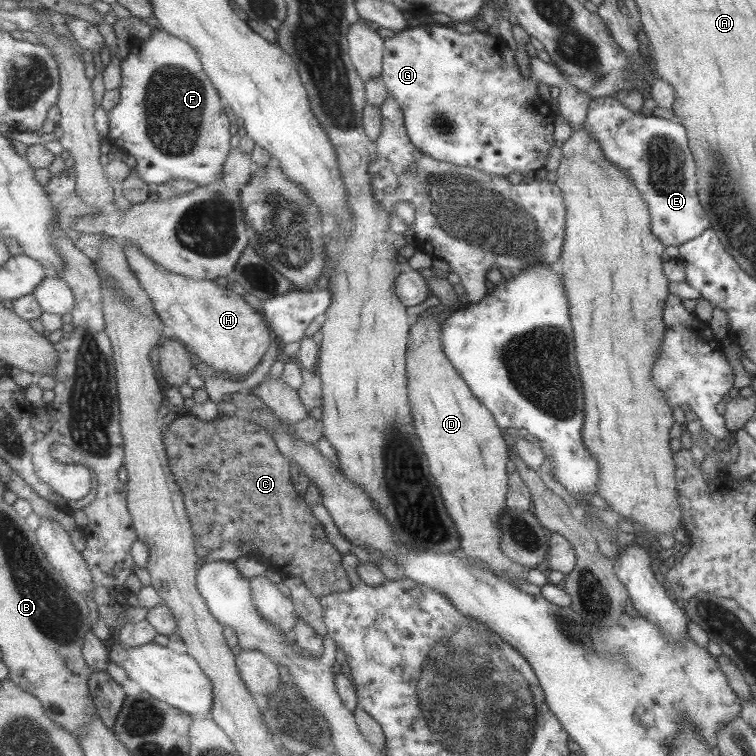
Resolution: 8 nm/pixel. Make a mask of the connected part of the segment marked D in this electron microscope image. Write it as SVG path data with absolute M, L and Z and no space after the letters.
M435 313L415 319L410 326L410 342L408 343L407 379L409 388L409 403L413 412L419 442L426 453L427 462L430 464L430 474L441 492L443 504L455 529L459 533L458 552L465 553L471 559L479 559L485 563L486 570L503 578L509 579L513 587L527 594L540 594L540 587L530 584L525 580L526 568L509 560L501 548L501 526L499 526L499 513L503 511L508 488L508 474L505 463L508 460L508 446L505 445L502 429L497 426L493 416L478 402L471 389L467 387L462 376L455 371L454 366L444 354L442 347L441 321L443 316Z

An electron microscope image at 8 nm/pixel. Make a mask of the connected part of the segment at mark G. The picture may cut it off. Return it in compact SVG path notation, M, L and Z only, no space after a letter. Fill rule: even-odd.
M431 21L396 33L386 40L386 44L383 80L390 96L404 110L405 126L411 141L421 153L432 159L503 178L511 172L525 175L529 170L544 168L547 151L557 145L552 136L555 114L552 106L539 97L537 84L557 86L560 115L568 121L571 130L583 127L591 96L571 86L552 62L545 63L536 56L529 58L531 74L525 78L517 69L514 52L501 37L492 36L487 31L461 34L451 27Z

